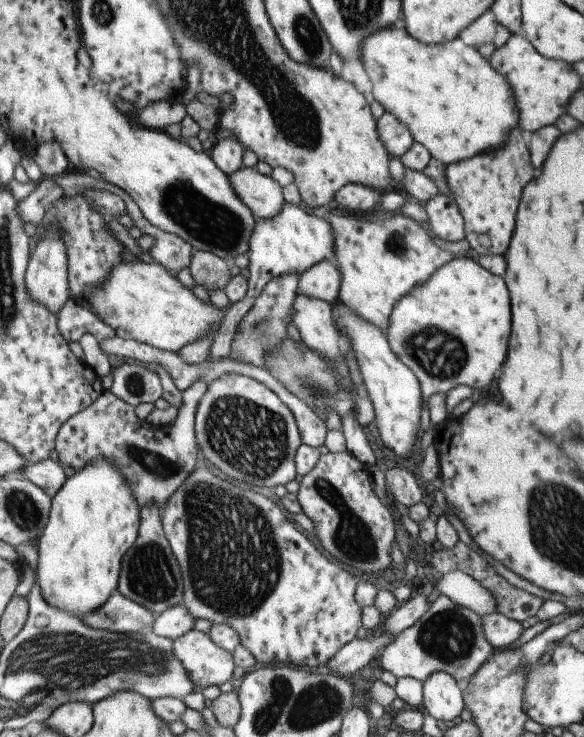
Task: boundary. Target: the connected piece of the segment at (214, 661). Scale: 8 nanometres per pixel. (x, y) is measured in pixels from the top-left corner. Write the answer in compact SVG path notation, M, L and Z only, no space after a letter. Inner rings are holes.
M191 629L171 644L173 656L179 660L187 678L203 688L219 686L231 679L231 653L215 646L207 634Z

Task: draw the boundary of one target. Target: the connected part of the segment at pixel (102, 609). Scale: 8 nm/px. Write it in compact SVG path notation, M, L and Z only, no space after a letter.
M115 589L105 604L81 616L85 626L117 634L135 634L152 628L153 616L149 610L125 598Z

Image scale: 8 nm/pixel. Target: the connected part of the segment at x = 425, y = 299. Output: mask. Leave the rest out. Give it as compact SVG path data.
M453 256L421 286L395 302L387 330L381 330L393 354L417 378L421 396L445 394L463 384L485 388L505 360L509 326L509 294L505 282L470 259Z

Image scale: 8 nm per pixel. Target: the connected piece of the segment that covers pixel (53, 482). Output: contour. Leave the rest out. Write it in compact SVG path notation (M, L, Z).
M48 458L33 464L26 462L25 468L20 473L29 482L41 488L50 499L61 490L63 482L67 480L62 466L58 462L54 462Z

